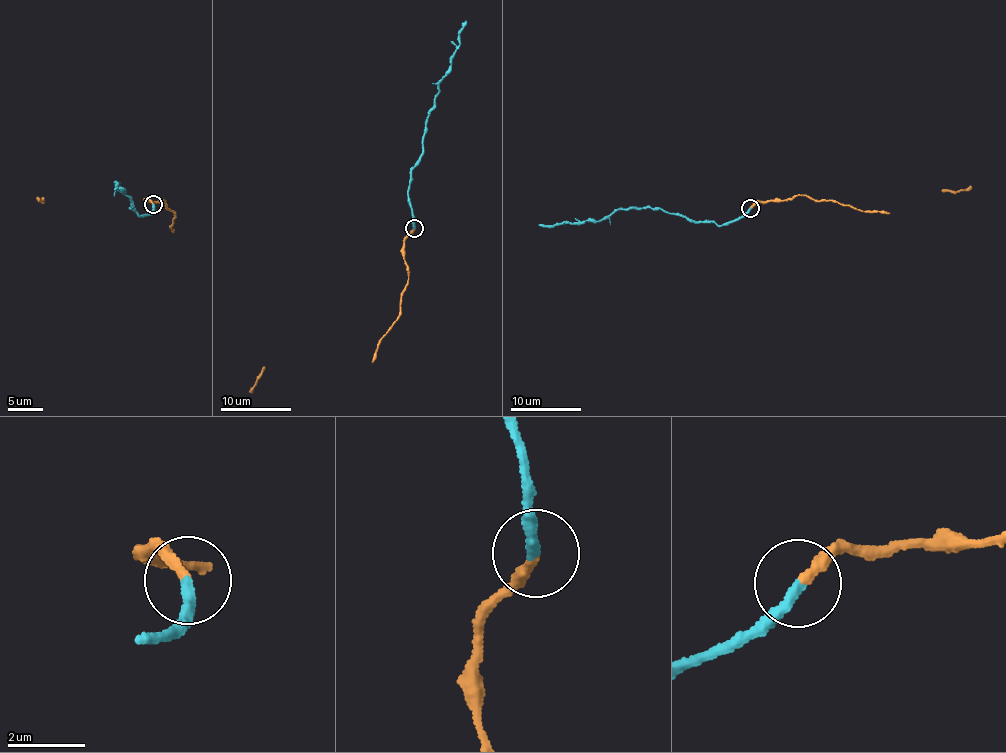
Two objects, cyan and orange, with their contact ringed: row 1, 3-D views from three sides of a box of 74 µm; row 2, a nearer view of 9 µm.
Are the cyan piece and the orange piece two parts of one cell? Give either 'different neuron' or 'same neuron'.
same neuron

